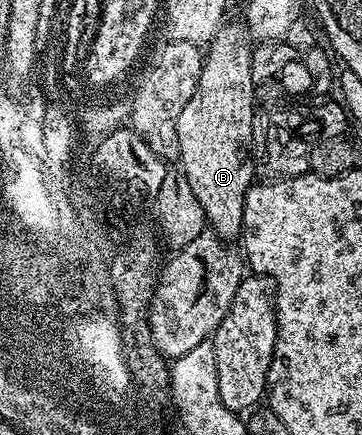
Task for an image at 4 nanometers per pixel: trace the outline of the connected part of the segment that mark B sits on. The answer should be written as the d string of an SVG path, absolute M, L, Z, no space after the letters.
M223 25L208 43L203 57L205 67L195 96L187 100L187 108L179 115L179 166L195 191L195 200L203 206L205 221L213 233L233 240L242 233L245 194L255 182L251 157L255 83L251 76L251 39L246 27Z

